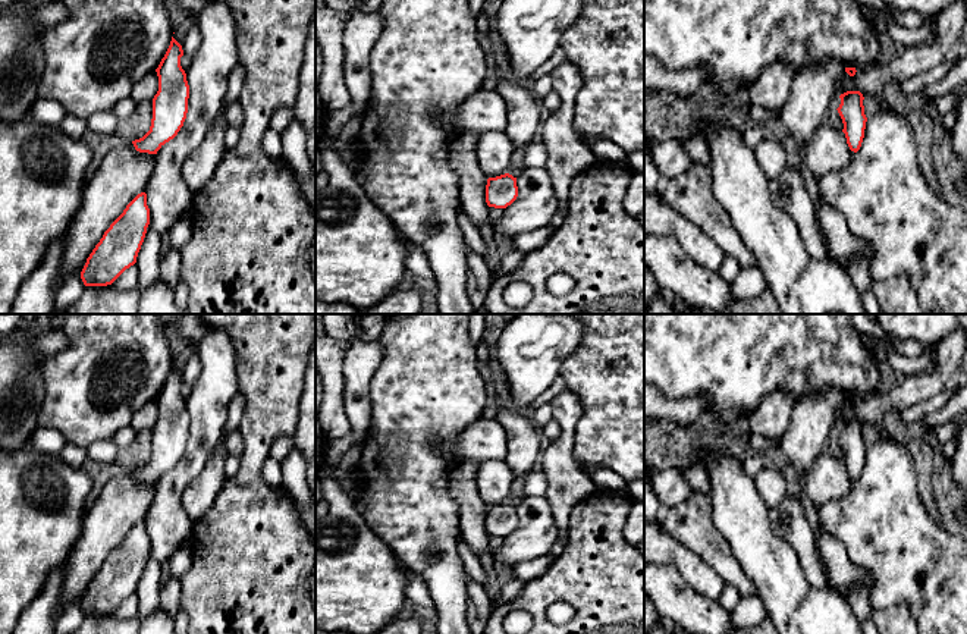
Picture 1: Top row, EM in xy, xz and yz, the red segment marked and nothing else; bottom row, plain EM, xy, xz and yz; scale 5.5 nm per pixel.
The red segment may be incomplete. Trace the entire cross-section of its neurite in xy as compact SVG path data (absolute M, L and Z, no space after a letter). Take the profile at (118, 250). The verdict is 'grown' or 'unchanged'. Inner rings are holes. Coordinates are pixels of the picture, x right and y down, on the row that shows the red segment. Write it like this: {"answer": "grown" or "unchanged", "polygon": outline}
{"answer": "unchanged", "polygon": "M138 194L104 232L81 272L85 286L112 285L136 263L150 225L147 194Z"}

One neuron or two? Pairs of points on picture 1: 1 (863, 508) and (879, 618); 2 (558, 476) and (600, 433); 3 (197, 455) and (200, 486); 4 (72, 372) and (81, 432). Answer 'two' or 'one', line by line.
1: two
2: two
3: two
4: one

